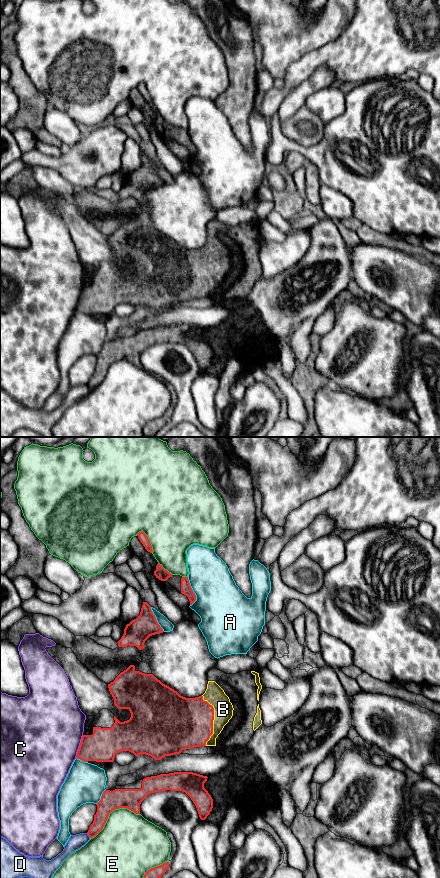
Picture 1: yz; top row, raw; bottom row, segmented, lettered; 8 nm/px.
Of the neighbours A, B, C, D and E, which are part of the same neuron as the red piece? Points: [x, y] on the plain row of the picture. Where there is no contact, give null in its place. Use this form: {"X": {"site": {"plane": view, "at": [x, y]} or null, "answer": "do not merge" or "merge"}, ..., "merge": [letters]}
{"A": {"site": {"plane": "yz", "at": [192, 143]}, "answer": "do not merge"}, "B": {"site": {"plane": "yz", "at": [213, 271]}, "answer": "merge"}, "C": {"site": {"plane": "yz", "at": [79, 298]}, "answer": "do not merge"}, "D": {"site": {"plane": "yz", "at": [88, 387]}, "answer": "do not merge"}, "E": {"site": {"plane": "yz", "at": [111, 363]}, "answer": "do not merge"}, "merge": ["B"]}

